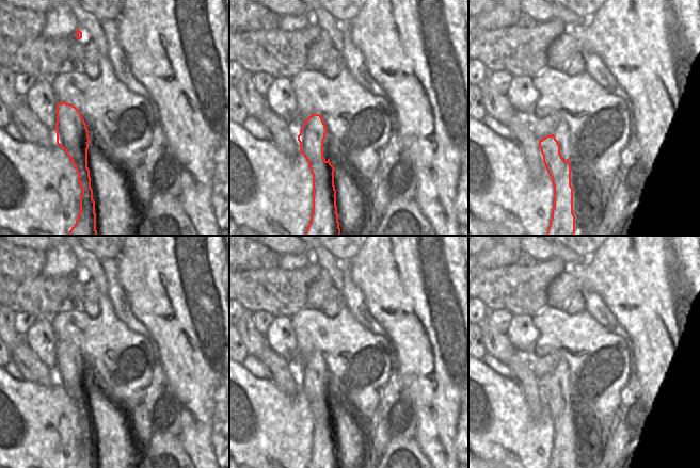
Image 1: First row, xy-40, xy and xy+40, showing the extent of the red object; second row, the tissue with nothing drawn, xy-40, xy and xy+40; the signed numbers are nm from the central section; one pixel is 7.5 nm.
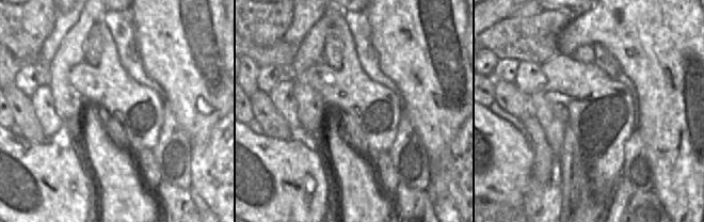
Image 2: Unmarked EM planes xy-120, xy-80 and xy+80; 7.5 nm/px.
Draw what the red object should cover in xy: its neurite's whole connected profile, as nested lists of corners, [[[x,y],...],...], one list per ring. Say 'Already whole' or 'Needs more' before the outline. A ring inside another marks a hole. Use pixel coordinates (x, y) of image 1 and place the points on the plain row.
Needs more. [[[312,353],[304,360],[300,373],[300,391],[308,401],[313,414],[313,452],[306,468],[340,468],[336,446],[336,429],[334,424],[335,406],[330,401],[330,373],[320,353]]]

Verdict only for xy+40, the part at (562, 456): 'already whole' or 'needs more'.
needs more

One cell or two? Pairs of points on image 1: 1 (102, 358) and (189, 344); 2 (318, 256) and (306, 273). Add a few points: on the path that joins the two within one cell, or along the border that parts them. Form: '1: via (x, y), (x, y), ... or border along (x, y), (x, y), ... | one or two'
1: border along (152, 339), (155, 360) | two
2: border along (313, 260), (322, 271) | two

